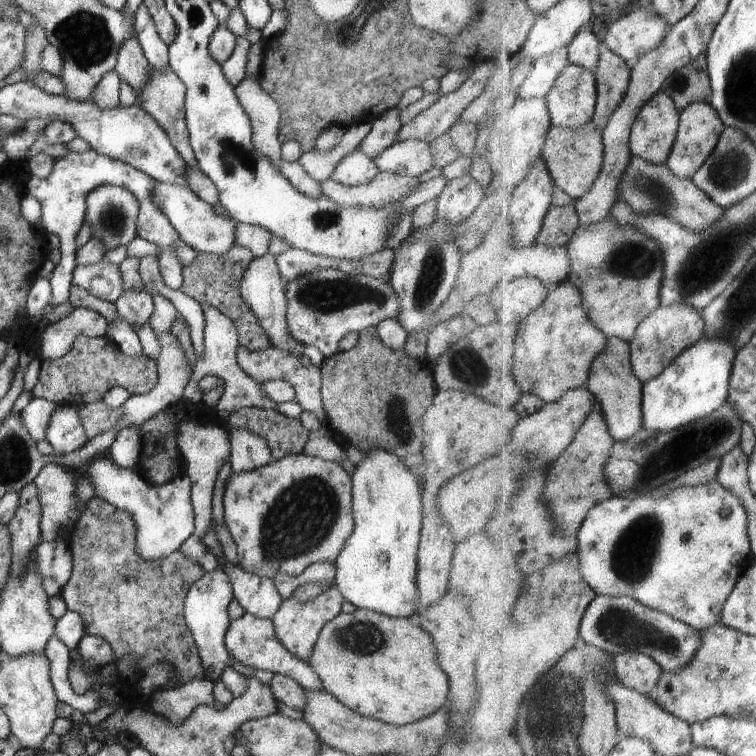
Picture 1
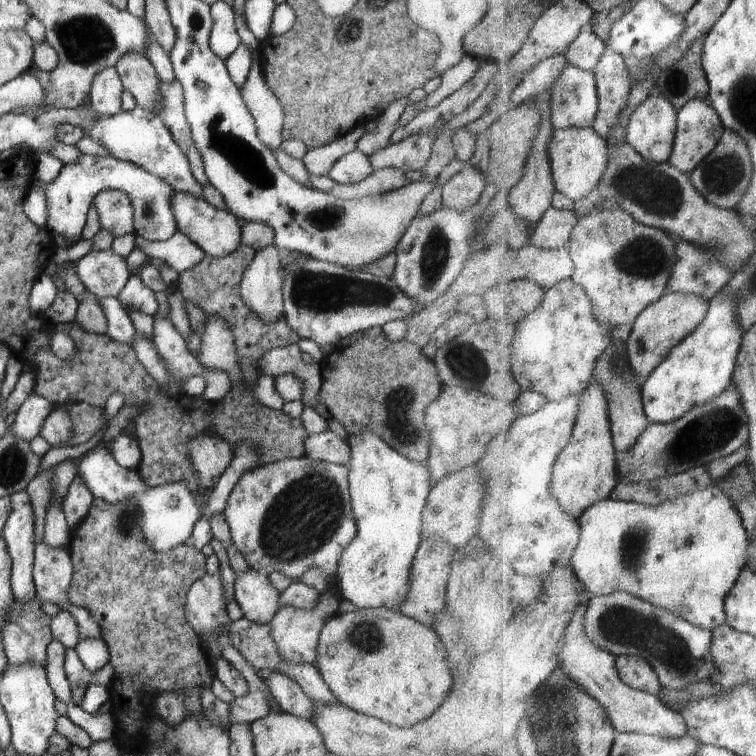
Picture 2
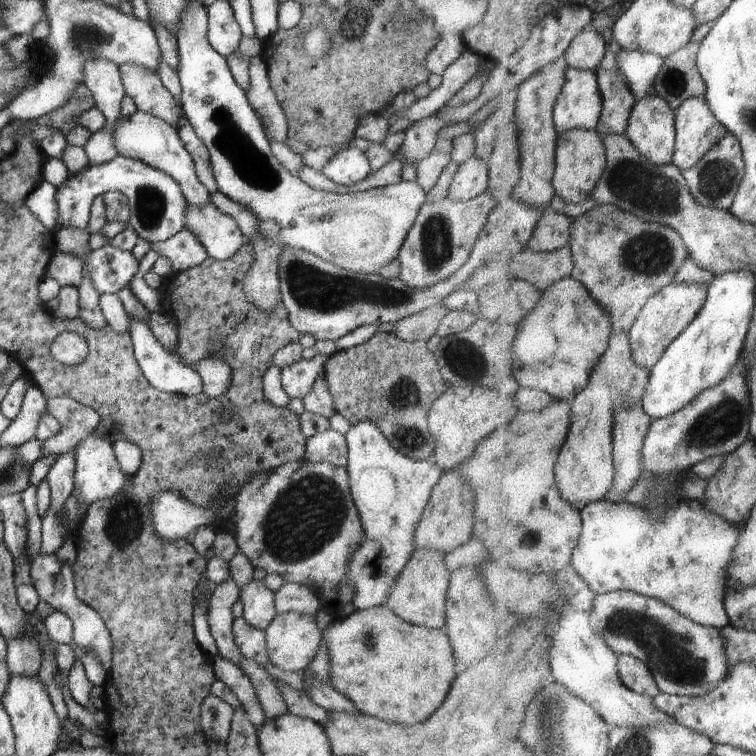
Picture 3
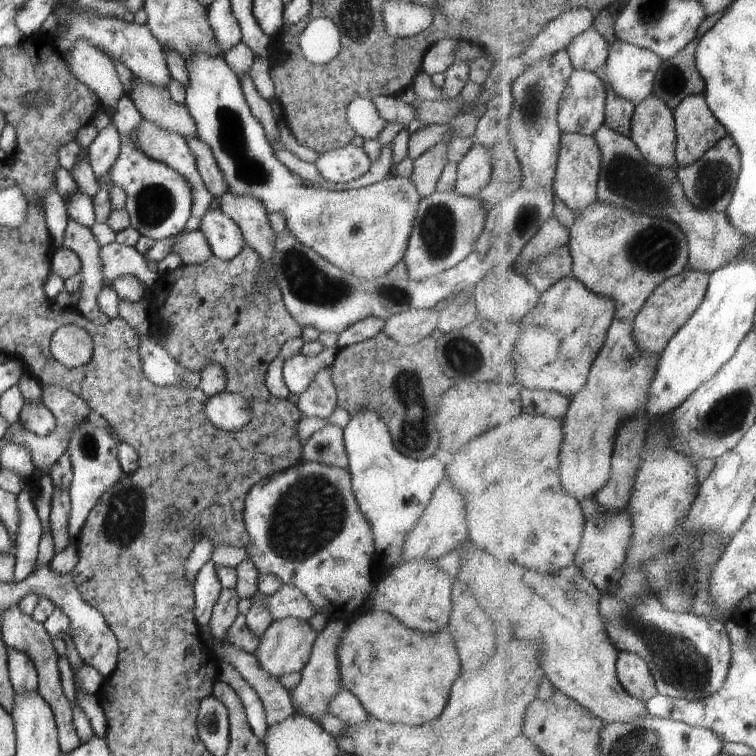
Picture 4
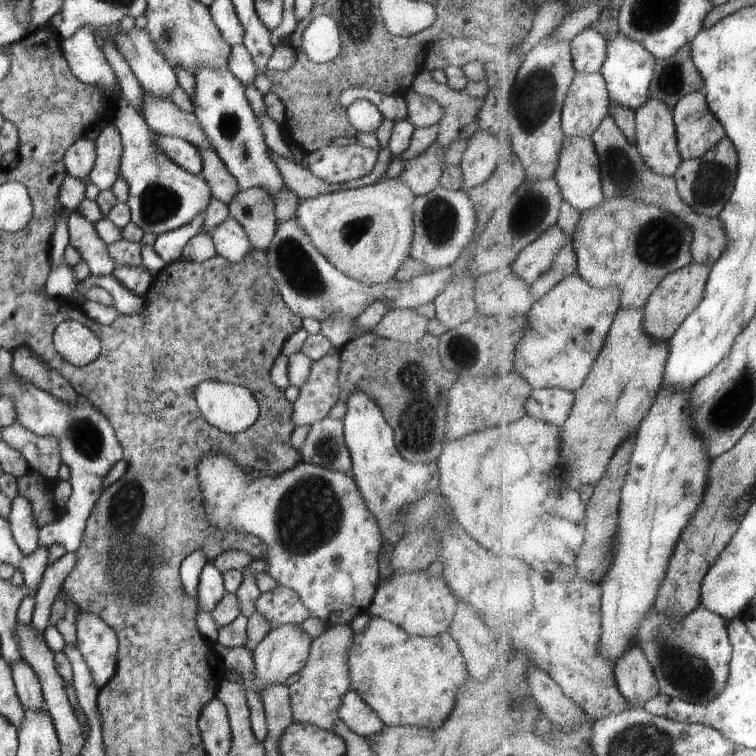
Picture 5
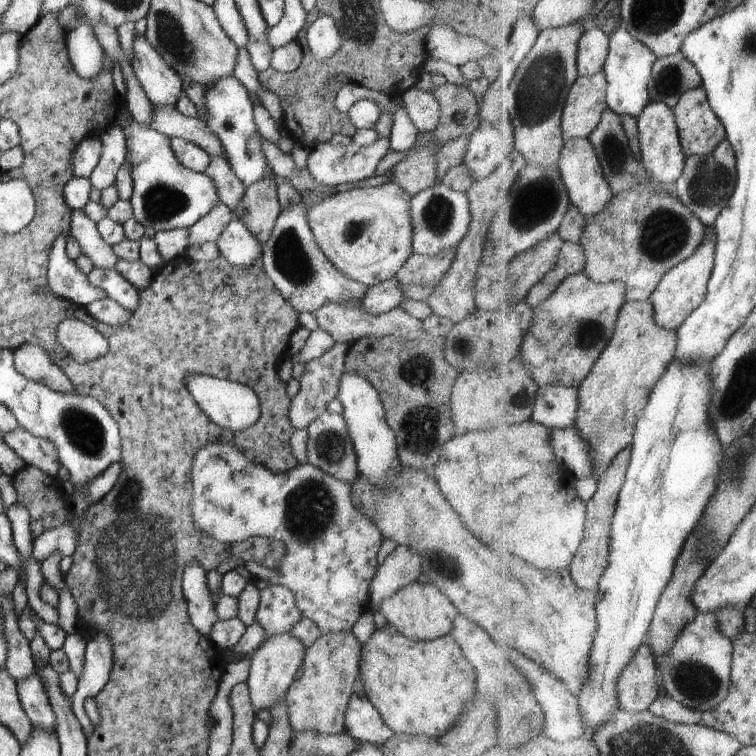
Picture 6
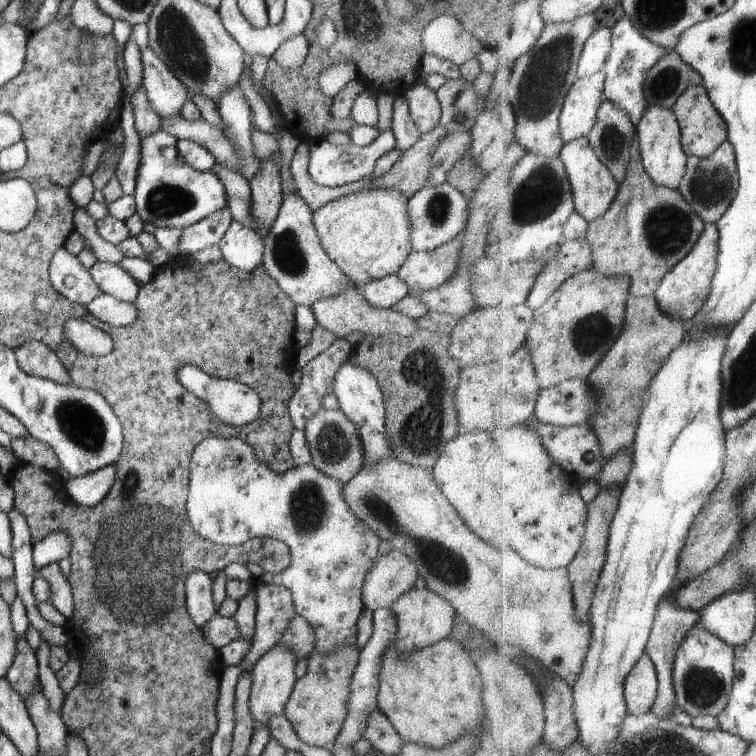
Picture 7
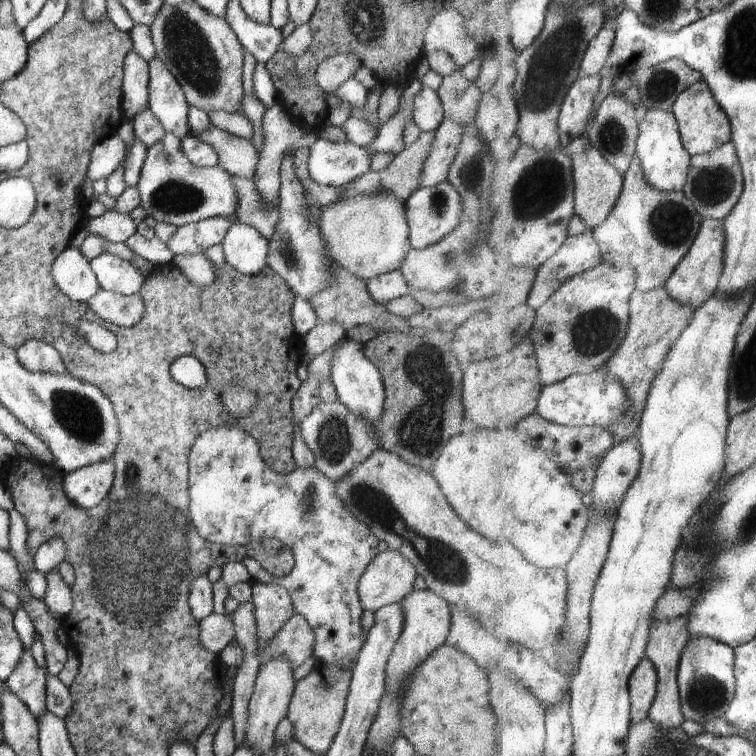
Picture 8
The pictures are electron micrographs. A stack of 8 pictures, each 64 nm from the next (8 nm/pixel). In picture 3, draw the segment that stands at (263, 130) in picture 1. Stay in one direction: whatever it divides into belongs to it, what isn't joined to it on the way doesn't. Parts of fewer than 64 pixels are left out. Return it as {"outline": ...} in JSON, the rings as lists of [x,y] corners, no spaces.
{"outline":[[[259,56],[250,59],[249,81],[248,92],[245,92],[246,98],[264,128],[264,136],[268,132],[272,140],[285,143],[288,140],[287,120],[273,91],[273,86],[270,86],[266,62]]]}

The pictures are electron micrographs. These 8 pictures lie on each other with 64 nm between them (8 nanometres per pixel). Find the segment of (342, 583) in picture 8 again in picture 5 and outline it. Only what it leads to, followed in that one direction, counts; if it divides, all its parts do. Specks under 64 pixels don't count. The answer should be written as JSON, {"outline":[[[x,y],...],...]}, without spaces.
{"outline":[[[222,453],[206,454],[200,464],[198,464],[198,482],[200,482],[200,488],[202,488],[202,504],[204,504],[204,510],[206,510],[206,520],[216,526],[218,530],[234,530],[234,532],[246,532],[259,538],[264,542],[264,548],[268,548],[268,552],[264,552],[264,558],[262,560],[252,560],[247,568],[250,568],[250,572],[264,573],[268,576],[272,576],[278,585],[288,587],[290,590],[296,592],[300,596],[300,602],[304,604],[304,608],[310,612],[310,617],[314,616],[318,620],[322,620],[327,627],[336,626],[336,624],[349,624],[350,620],[367,610],[368,606],[372,602],[372,598],[379,586],[380,578],[378,576],[378,562],[377,557],[380,549],[383,547],[382,536],[380,536],[380,528],[376,524],[376,518],[366,510],[364,506],[364,500],[360,496],[360,491],[354,484],[354,479],[350,476],[346,476],[344,472],[338,470],[328,470],[322,468],[319,465],[313,465],[310,463],[300,462],[296,464],[294,468],[281,472],[276,476],[257,476],[256,478],[250,478],[242,472],[242,468],[230,460],[228,456],[222,456]]]}

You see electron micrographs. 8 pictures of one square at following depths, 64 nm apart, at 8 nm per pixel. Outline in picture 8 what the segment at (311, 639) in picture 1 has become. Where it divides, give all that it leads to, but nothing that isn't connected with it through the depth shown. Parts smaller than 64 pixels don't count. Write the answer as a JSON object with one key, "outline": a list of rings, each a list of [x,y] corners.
{"outline":[[[284,656],[260,664],[252,696],[247,706],[248,726],[246,726],[244,745],[248,746],[248,748],[254,746],[260,755],[276,745],[274,732],[276,732],[278,722],[287,717],[288,705],[295,684],[292,666],[290,666],[288,660],[284,659]]]}

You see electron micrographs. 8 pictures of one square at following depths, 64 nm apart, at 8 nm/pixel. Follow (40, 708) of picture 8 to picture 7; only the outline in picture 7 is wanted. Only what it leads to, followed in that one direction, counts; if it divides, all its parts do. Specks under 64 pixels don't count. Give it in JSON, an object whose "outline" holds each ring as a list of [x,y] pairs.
{"outline":[[[16,636],[16,658],[12,660],[12,666],[8,668],[5,677],[21,697],[30,696],[41,688],[38,680],[38,661],[26,639]]]}

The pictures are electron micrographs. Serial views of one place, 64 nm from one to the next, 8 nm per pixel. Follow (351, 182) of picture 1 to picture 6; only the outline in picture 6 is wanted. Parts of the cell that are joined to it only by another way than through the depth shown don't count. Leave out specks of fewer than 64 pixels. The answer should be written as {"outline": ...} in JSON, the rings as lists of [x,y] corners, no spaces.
{"outline":[[[379,138],[372,146],[359,147],[352,142],[347,146],[334,145],[329,142],[318,144],[310,151],[308,160],[305,162],[306,168],[312,178],[318,184],[324,186],[338,186],[344,183],[361,181],[370,176],[375,176],[374,172],[381,157],[386,156],[390,147],[389,138]]]}

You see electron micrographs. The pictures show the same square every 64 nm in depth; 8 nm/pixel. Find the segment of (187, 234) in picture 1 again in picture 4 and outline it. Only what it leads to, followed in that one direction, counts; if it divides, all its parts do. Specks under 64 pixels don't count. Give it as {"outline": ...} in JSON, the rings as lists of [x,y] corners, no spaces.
{"outline":[[[212,206],[206,210],[198,230],[206,236],[213,256],[220,260],[238,256],[246,245],[238,225],[222,211],[212,210]]]}

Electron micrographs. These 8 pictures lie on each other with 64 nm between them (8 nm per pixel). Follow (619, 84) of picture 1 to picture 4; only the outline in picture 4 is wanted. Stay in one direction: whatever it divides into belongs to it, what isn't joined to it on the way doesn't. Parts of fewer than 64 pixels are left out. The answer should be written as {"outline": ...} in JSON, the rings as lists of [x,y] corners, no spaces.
{"outline":[[[608,83],[608,104],[606,104],[606,122],[610,128],[620,134],[631,136],[632,121],[636,114],[637,105],[632,100],[626,100],[616,92],[616,88]]]}

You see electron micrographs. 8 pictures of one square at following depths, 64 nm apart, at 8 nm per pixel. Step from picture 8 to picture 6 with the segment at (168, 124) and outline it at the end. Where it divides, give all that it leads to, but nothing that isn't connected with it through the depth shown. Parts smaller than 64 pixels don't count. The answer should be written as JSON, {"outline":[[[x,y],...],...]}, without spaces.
{"outline":[[[134,36],[132,48],[134,48],[134,54],[132,54],[130,64],[148,100],[153,106],[172,106],[175,108],[176,102],[183,92],[181,78],[160,58],[160,54],[152,48],[145,36]]]}

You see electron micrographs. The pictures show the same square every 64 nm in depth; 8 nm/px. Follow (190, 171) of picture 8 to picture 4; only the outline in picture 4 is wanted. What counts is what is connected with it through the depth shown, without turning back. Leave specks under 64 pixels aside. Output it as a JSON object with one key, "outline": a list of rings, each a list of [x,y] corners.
{"outline":[[[125,94],[116,104],[114,112],[114,126],[118,128],[121,138],[120,156],[112,164],[108,178],[104,182],[98,182],[98,189],[108,191],[116,186],[122,188],[127,196],[125,209],[128,211],[131,226],[142,236],[152,240],[168,240],[183,232],[192,214],[192,188],[184,180],[184,176],[174,172],[170,166],[150,160],[148,156],[144,156],[144,152],[134,148],[134,140],[130,140],[130,136],[136,128],[140,128],[140,122],[142,115],[134,106],[132,99]]]}

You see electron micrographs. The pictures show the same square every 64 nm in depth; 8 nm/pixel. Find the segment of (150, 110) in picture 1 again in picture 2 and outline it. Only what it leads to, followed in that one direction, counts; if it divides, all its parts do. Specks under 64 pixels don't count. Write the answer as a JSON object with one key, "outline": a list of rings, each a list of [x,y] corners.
{"outline":[[[159,80],[159,84],[163,100],[161,101],[161,110],[154,114],[164,122],[164,125],[171,131],[176,144],[185,153],[190,162],[194,179],[202,187],[209,186],[211,183],[206,177],[202,156],[196,149],[192,132],[185,118],[183,89],[178,80],[174,80],[173,84],[165,84]]]}

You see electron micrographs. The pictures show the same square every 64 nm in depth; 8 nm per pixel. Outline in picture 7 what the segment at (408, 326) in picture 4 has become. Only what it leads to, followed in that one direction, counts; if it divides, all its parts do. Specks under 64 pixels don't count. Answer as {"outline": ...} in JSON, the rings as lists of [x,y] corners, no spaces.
{"outline":[[[350,284],[342,294],[332,296],[332,298],[324,298],[324,300],[318,300],[311,308],[316,322],[324,330],[331,332],[340,340],[347,340],[348,336],[354,334],[354,332],[375,336],[376,338],[386,336],[387,334],[397,334],[398,336],[408,338],[418,332],[415,321],[398,312],[398,310],[394,310],[393,308],[378,310],[378,308],[370,306],[364,300],[362,287],[356,284]]]}

